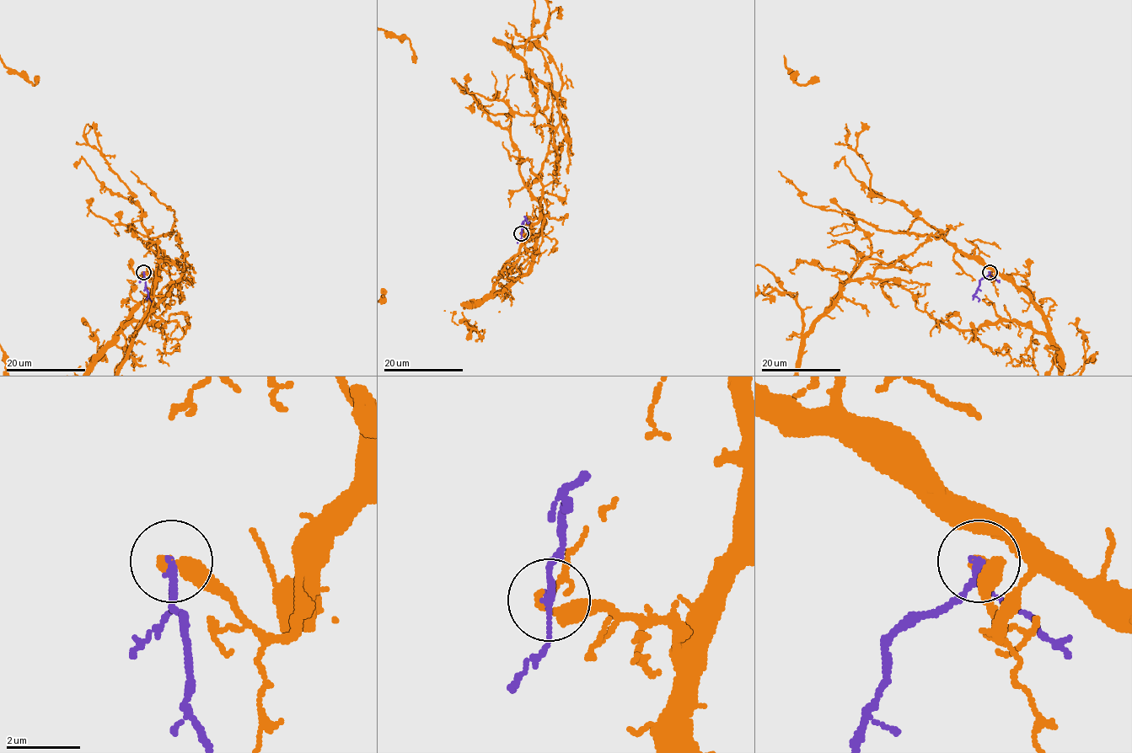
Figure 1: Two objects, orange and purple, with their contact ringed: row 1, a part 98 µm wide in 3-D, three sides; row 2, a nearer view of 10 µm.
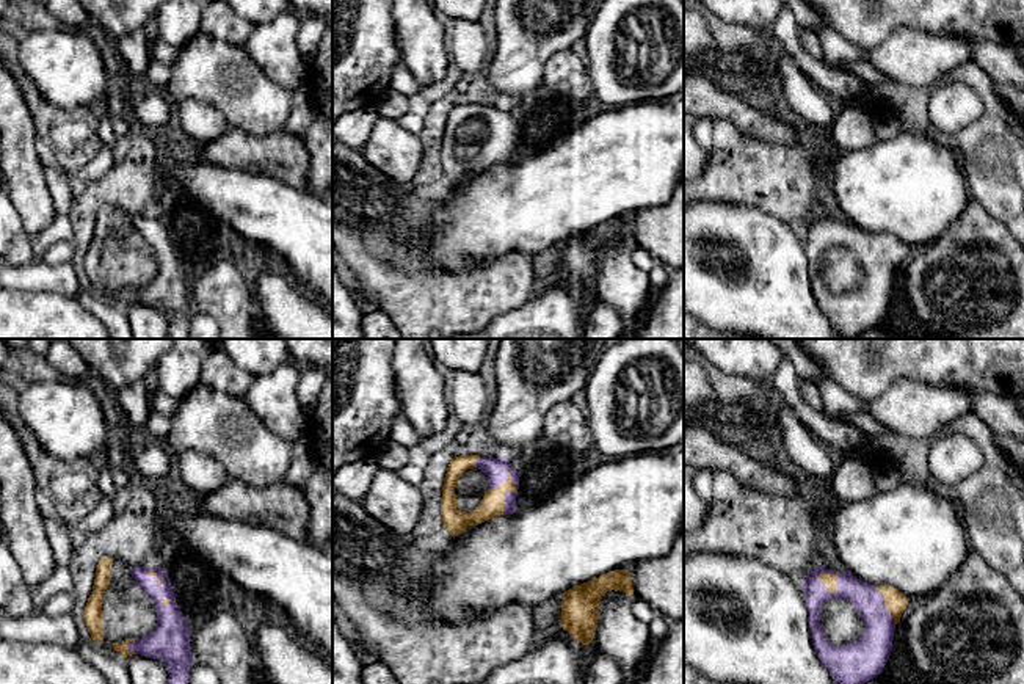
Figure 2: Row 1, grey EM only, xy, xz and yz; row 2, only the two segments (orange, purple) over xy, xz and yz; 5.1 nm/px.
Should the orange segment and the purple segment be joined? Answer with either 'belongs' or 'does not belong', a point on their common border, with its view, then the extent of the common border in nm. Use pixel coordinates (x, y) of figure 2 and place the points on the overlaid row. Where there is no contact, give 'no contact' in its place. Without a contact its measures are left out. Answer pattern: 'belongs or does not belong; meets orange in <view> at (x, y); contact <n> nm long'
belongs; meets orange in yz at (825, 584); contact 130 nm long

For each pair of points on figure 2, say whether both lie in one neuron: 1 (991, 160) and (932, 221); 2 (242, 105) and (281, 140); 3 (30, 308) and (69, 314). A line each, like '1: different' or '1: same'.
1: different
2: different
3: same

